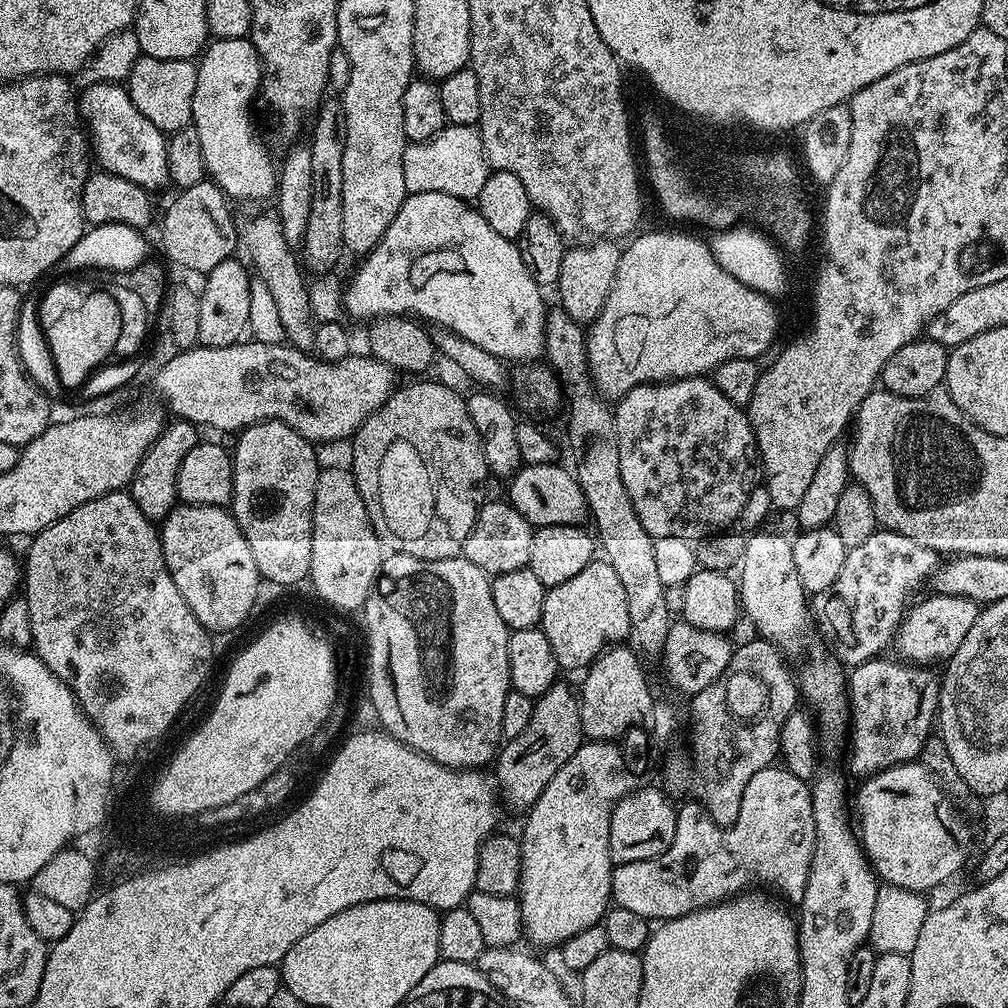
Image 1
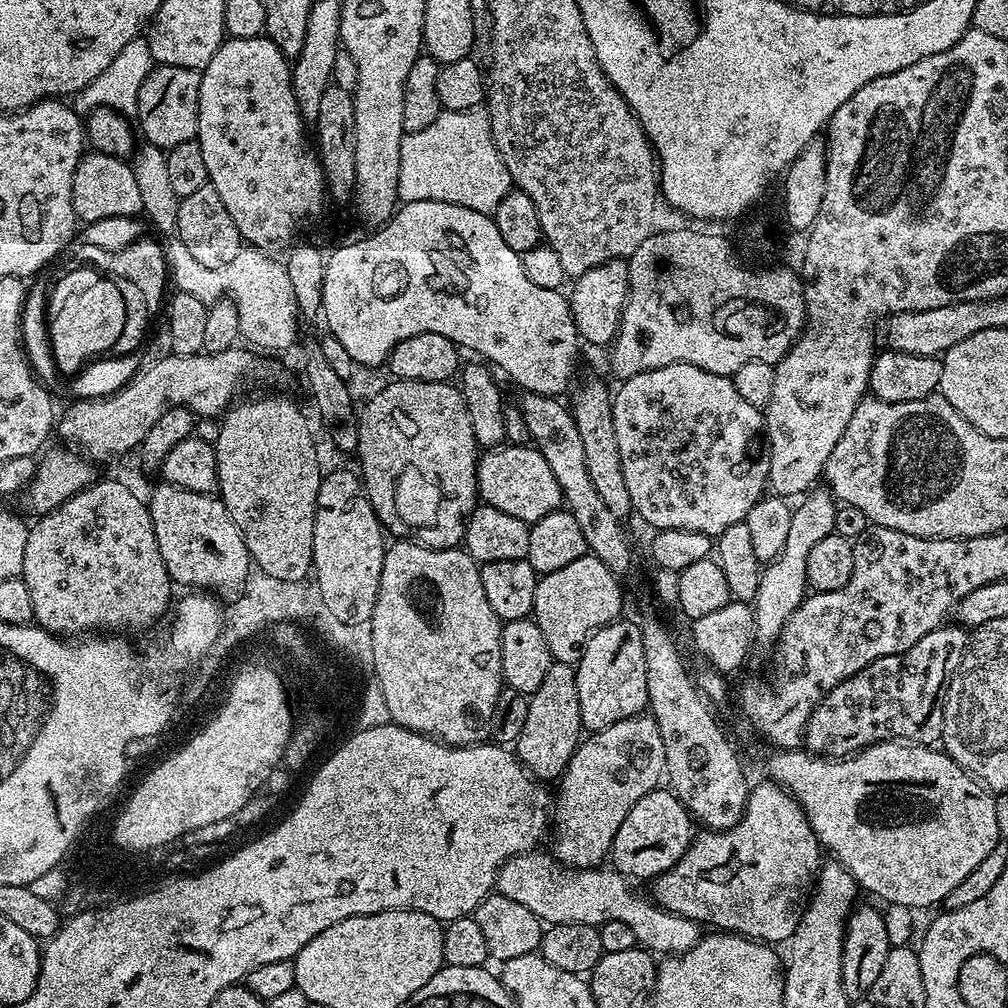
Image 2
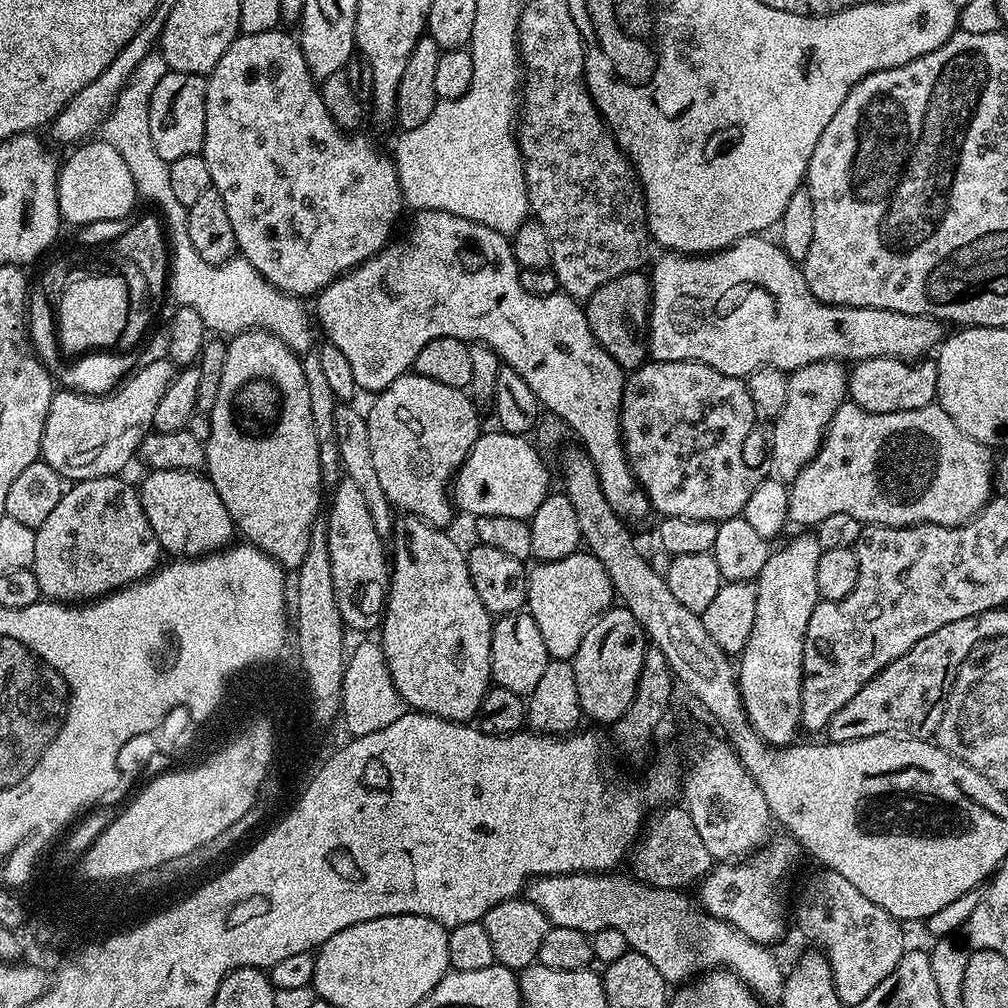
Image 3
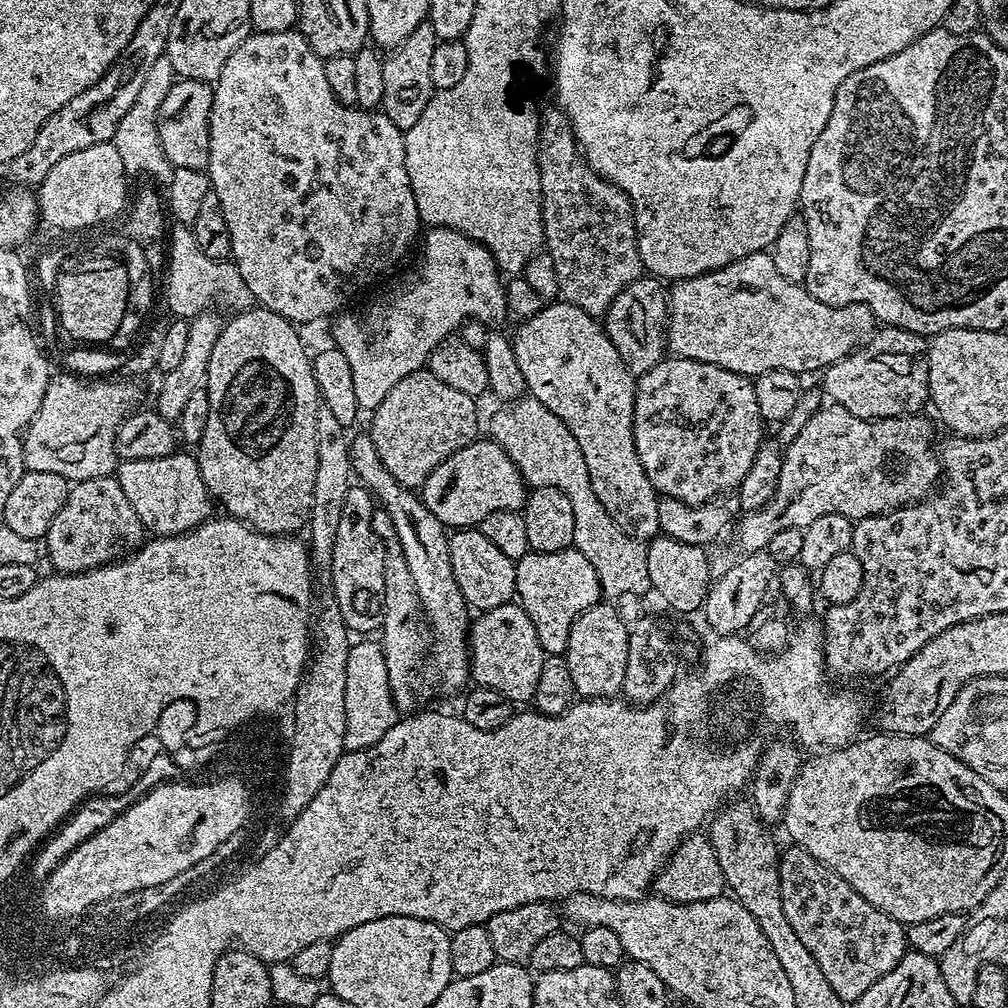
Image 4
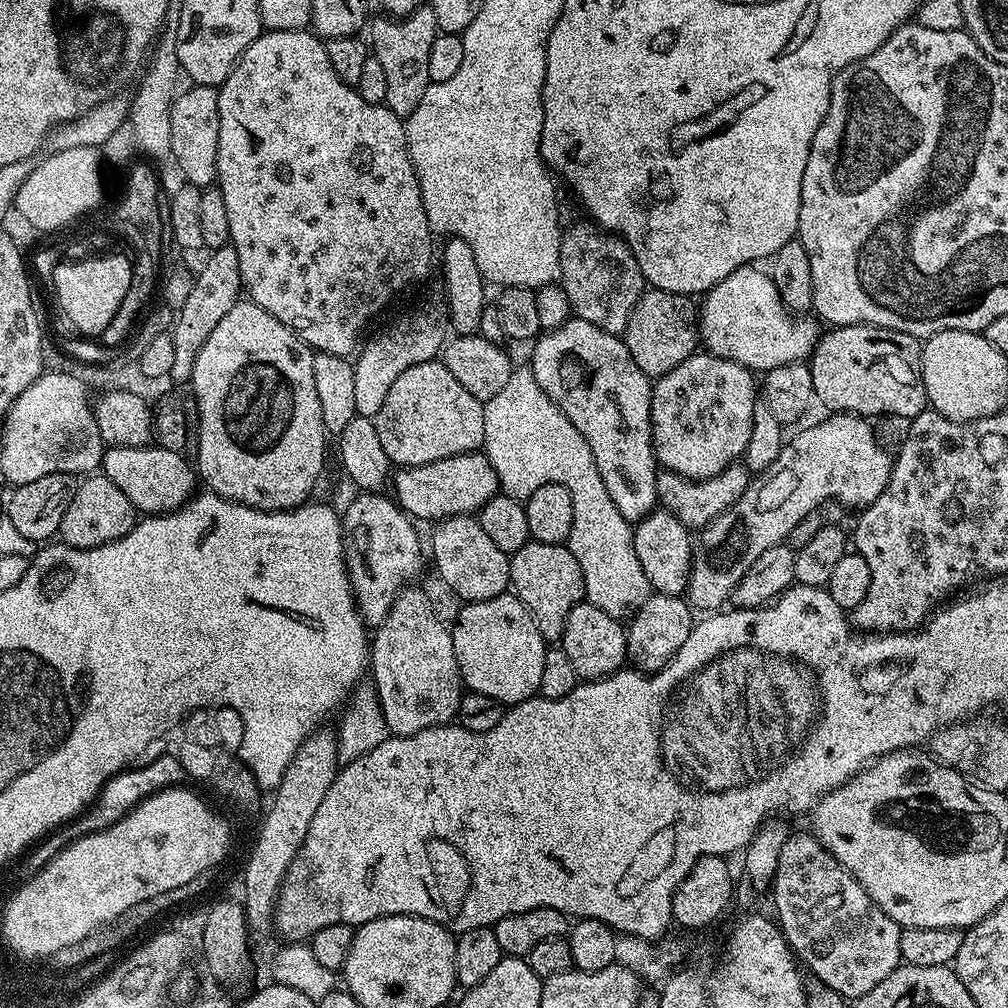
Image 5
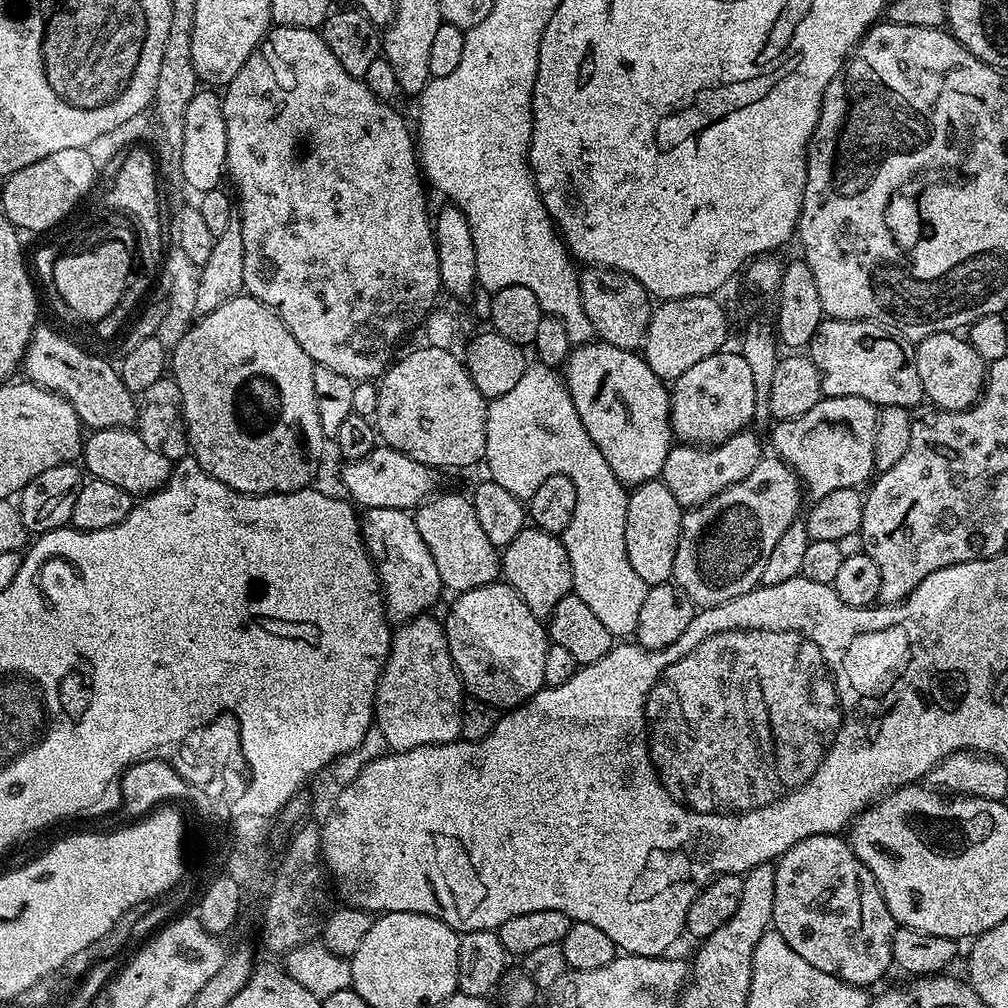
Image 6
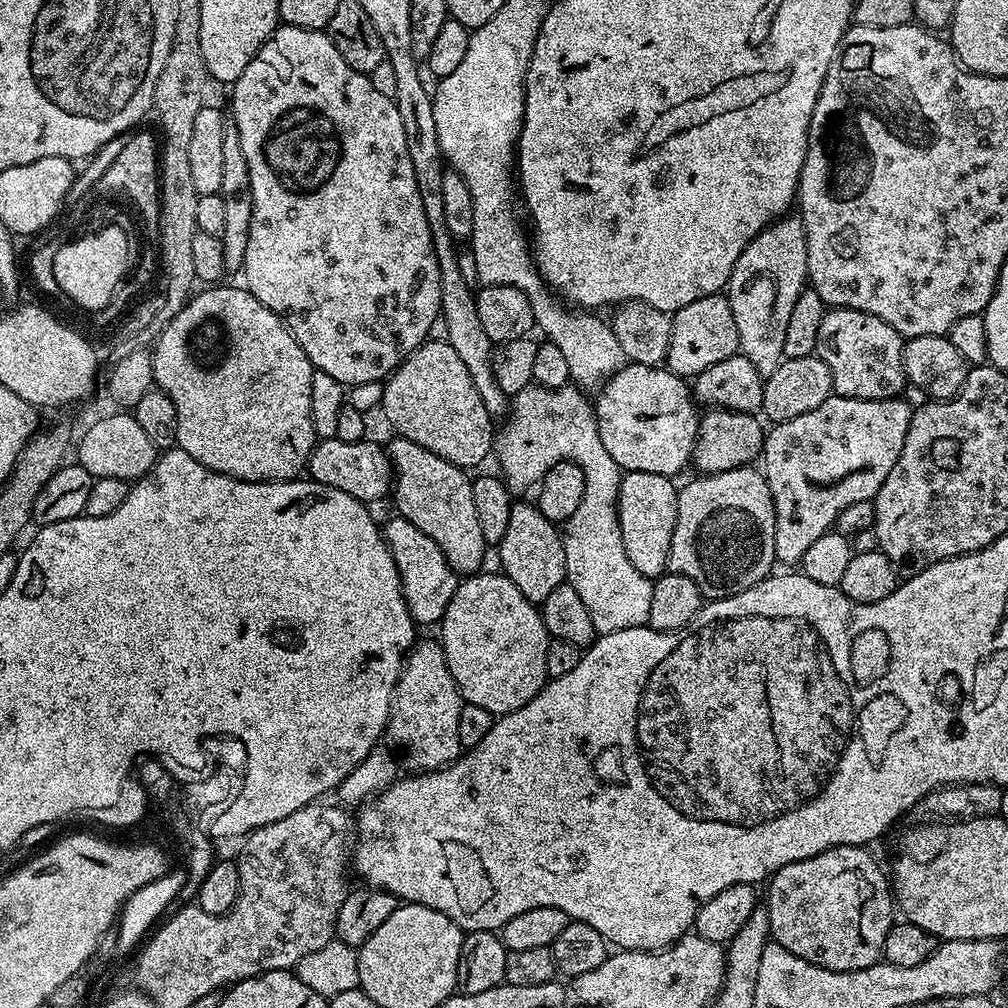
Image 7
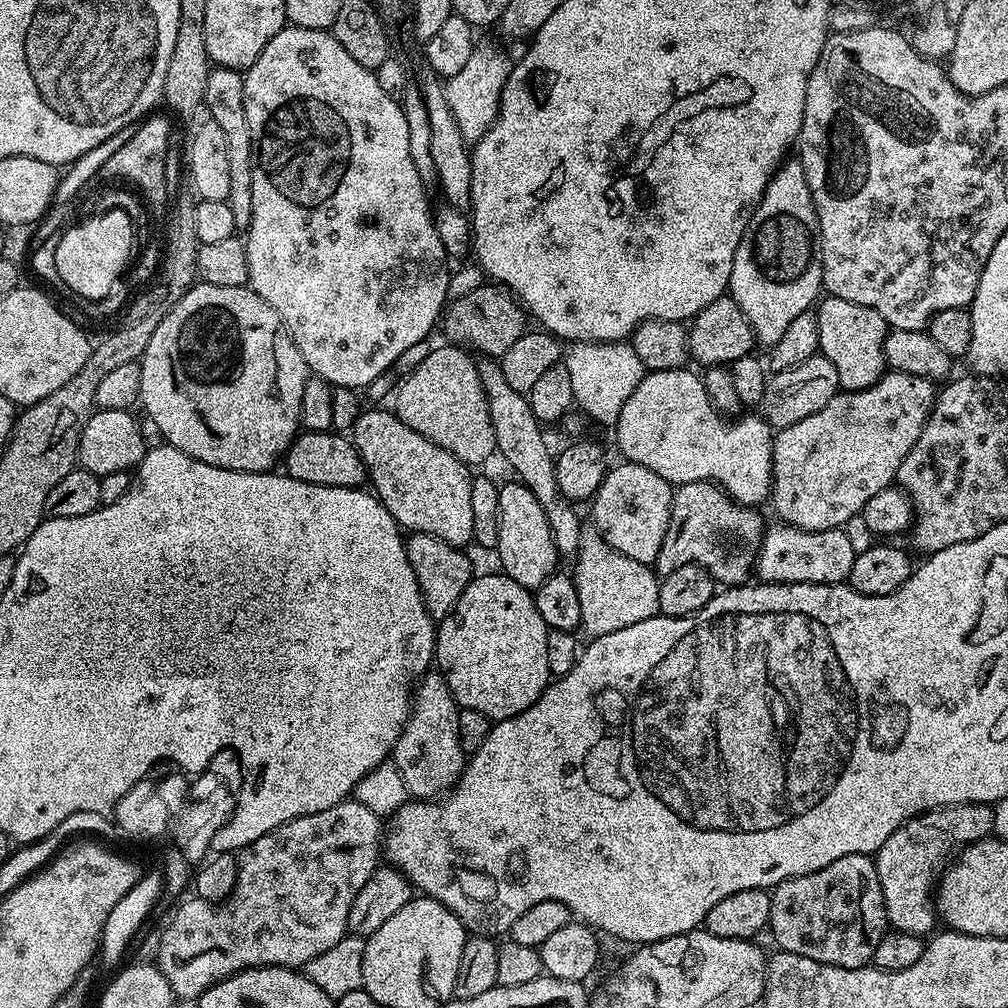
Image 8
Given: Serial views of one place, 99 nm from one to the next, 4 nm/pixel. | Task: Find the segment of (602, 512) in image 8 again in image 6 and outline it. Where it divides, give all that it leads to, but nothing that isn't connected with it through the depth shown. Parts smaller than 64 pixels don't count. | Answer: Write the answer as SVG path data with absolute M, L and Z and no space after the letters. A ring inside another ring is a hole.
M657 478L645 484L635 485L628 494L628 509L624 523L624 541L630 566L646 585L666 584L672 580L674 554L678 550L678 538L684 512L678 498L670 494L663 480Z

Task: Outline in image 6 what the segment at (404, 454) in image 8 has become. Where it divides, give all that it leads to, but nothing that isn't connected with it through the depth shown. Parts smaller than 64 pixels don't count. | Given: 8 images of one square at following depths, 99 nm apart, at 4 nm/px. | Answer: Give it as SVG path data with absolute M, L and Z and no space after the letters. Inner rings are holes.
M443 492L425 500L414 512L418 534L422 534L422 542L426 542L438 566L438 578L452 594L497 583L502 576L502 556L486 538L471 499L465 493L463 496L460 492Z

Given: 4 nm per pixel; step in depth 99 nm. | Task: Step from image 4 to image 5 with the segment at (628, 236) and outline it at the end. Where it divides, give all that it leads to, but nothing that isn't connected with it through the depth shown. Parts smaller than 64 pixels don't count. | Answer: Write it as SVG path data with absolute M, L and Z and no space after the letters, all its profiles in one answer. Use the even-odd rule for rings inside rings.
M595 222L588 224L572 224L563 229L560 238L560 278L559 285L563 288L570 302L575 319L585 320L598 326L604 332L620 336L626 330L630 314L646 291L646 281L634 254L623 238L603 229Z

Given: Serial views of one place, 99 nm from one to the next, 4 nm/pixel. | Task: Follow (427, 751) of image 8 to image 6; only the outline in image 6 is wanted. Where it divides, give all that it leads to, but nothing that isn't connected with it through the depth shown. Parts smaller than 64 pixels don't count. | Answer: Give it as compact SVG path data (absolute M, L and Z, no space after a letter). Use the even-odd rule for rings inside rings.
M432 614L415 616L412 620L399 625L393 631L392 645L386 666L380 671L380 681L376 687L375 727L382 732L389 749L393 752L409 752L418 746L449 744L460 739L460 708L466 693L456 673L456 663L452 661L444 625Z

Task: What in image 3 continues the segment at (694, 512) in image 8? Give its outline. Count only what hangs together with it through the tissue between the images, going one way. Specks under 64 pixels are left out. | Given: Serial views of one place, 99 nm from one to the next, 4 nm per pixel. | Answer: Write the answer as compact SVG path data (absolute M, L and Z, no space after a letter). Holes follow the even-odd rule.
M845 402L838 406L834 418L828 423L828 430L824 434L818 454L790 481L788 519L792 524L815 526L822 522L822 518L830 518L830 514L851 514L854 518L858 518L861 525L864 526L881 524L887 528L908 528L912 524L937 524L956 528L971 520L973 516L977 516L992 498L994 491L994 456L992 460L992 455L994 452L989 445L979 444L974 438L970 438L970 434L962 434L962 430L958 430L958 425L954 423L954 418L950 418L950 414L946 414L946 410L942 410L939 403L933 402L918 410L898 410L894 414L874 414L862 410L857 404Z

